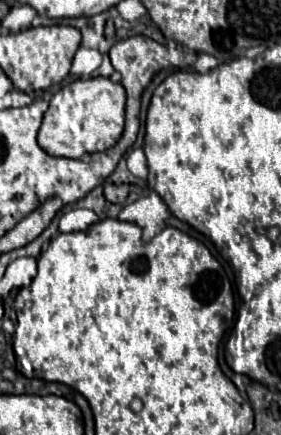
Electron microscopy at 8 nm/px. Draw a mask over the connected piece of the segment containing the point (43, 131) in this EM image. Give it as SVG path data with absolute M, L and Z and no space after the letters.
M92 77L92 79L78 79L66 87L62 87L50 99L50 107L42 117L42 125L38 131L38 145L52 157L70 157L80 159L84 153L106 151L118 143L124 131L124 103L126 91L120 83L112 83L106 77Z

